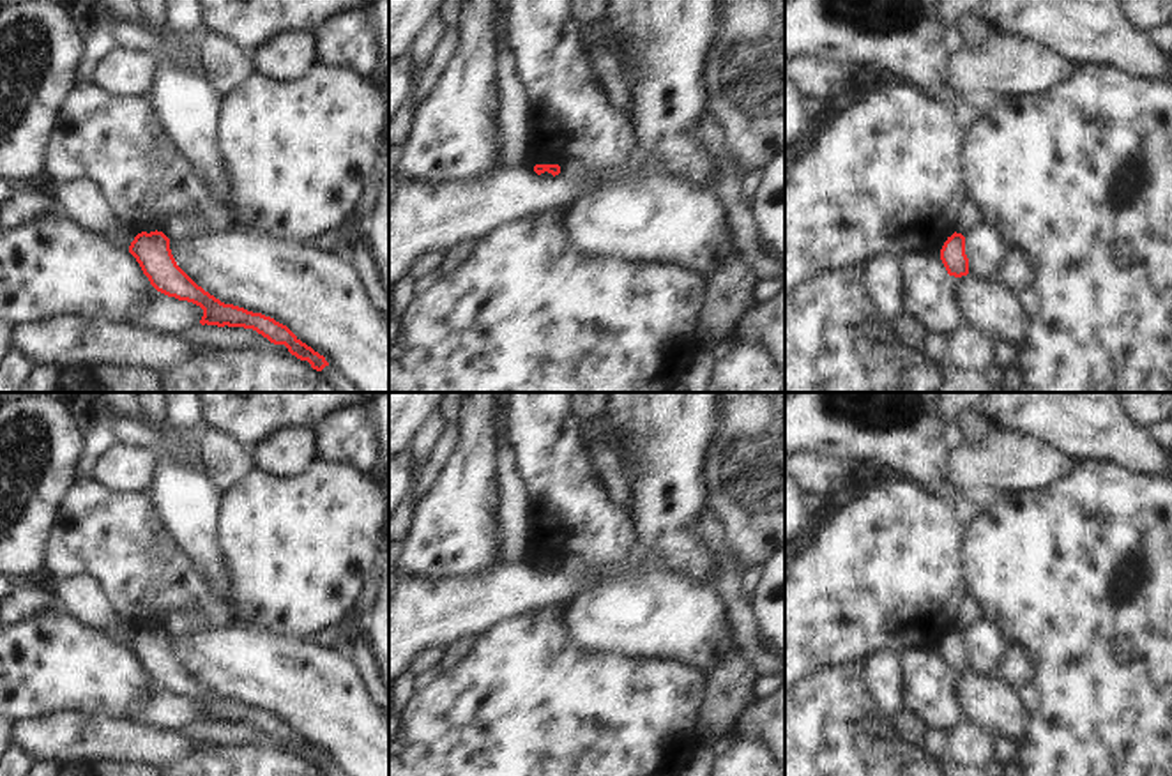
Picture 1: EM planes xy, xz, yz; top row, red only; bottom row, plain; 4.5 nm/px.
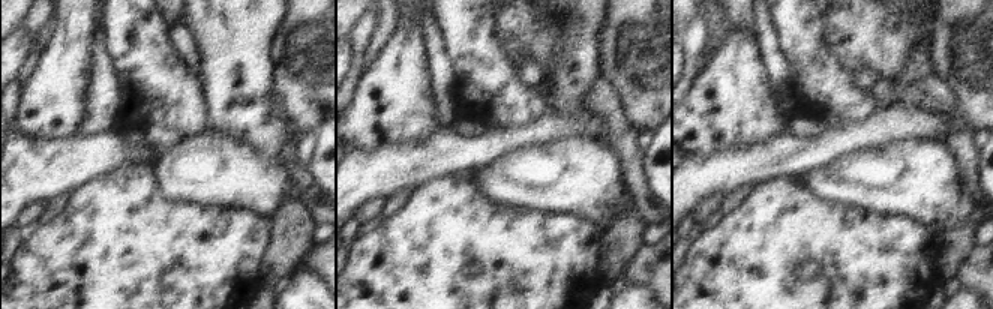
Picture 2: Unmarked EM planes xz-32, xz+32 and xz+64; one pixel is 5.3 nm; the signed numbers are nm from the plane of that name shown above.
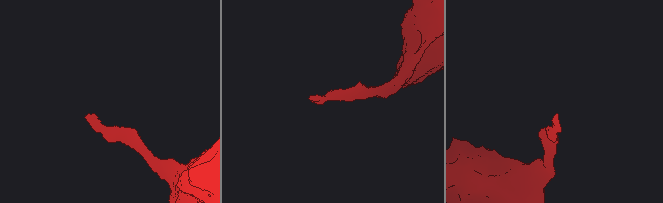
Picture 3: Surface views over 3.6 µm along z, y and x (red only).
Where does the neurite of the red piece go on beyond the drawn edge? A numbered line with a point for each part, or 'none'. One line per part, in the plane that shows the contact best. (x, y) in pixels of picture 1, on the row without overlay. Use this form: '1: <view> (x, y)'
none

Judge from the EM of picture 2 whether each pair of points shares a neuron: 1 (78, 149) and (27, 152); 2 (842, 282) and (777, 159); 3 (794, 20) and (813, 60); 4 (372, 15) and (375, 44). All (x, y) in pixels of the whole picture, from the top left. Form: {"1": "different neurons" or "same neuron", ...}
{"1": "same neuron", "2": "different neurons", "3": "same neuron", "4": "different neurons"}

